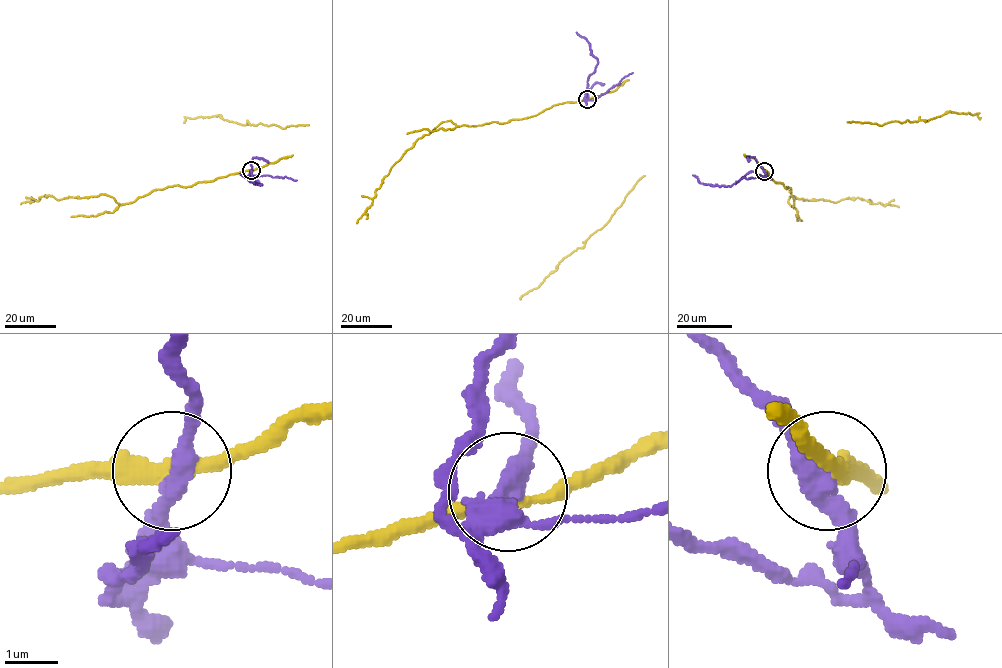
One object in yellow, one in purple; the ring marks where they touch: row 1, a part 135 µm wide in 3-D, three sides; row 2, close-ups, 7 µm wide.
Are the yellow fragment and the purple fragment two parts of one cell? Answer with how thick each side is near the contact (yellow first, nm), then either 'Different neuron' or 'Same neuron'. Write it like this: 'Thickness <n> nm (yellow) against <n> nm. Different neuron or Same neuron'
Thickness 280 nm (yellow) against 360 nm. Different neuron

